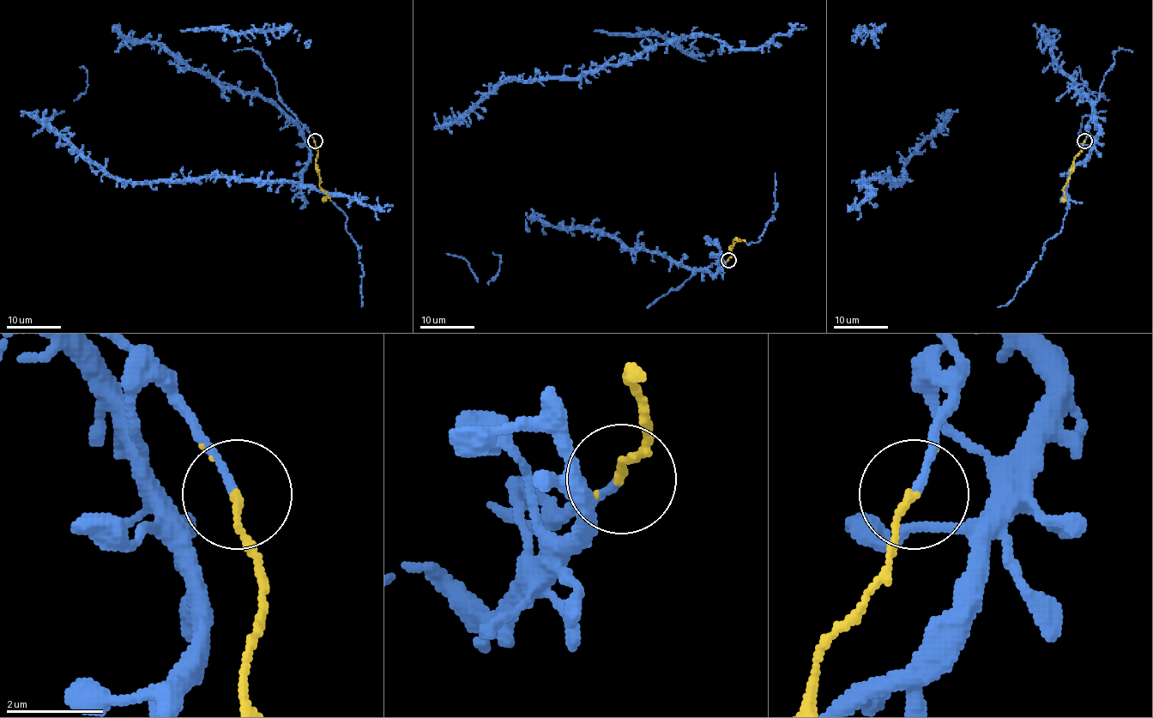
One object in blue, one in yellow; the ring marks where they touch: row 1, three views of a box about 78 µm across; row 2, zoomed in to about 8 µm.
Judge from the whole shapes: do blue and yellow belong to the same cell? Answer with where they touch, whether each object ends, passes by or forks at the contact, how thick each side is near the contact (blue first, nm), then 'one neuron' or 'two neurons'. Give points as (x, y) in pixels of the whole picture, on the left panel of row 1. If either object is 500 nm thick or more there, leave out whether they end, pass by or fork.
place (315, 141); blue ends; yellow passes by; calibres 150 and 100 nm; one neuron

